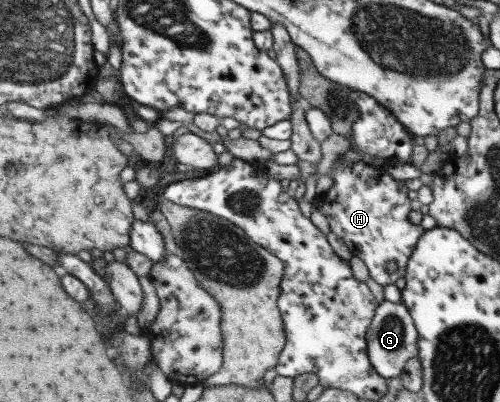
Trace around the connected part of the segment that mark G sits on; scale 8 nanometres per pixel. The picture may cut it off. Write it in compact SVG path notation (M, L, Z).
M382 300L375 307L371 322L365 331L367 358L374 371L386 381L398 376L404 363L417 356L417 339L418 332L404 304Z

